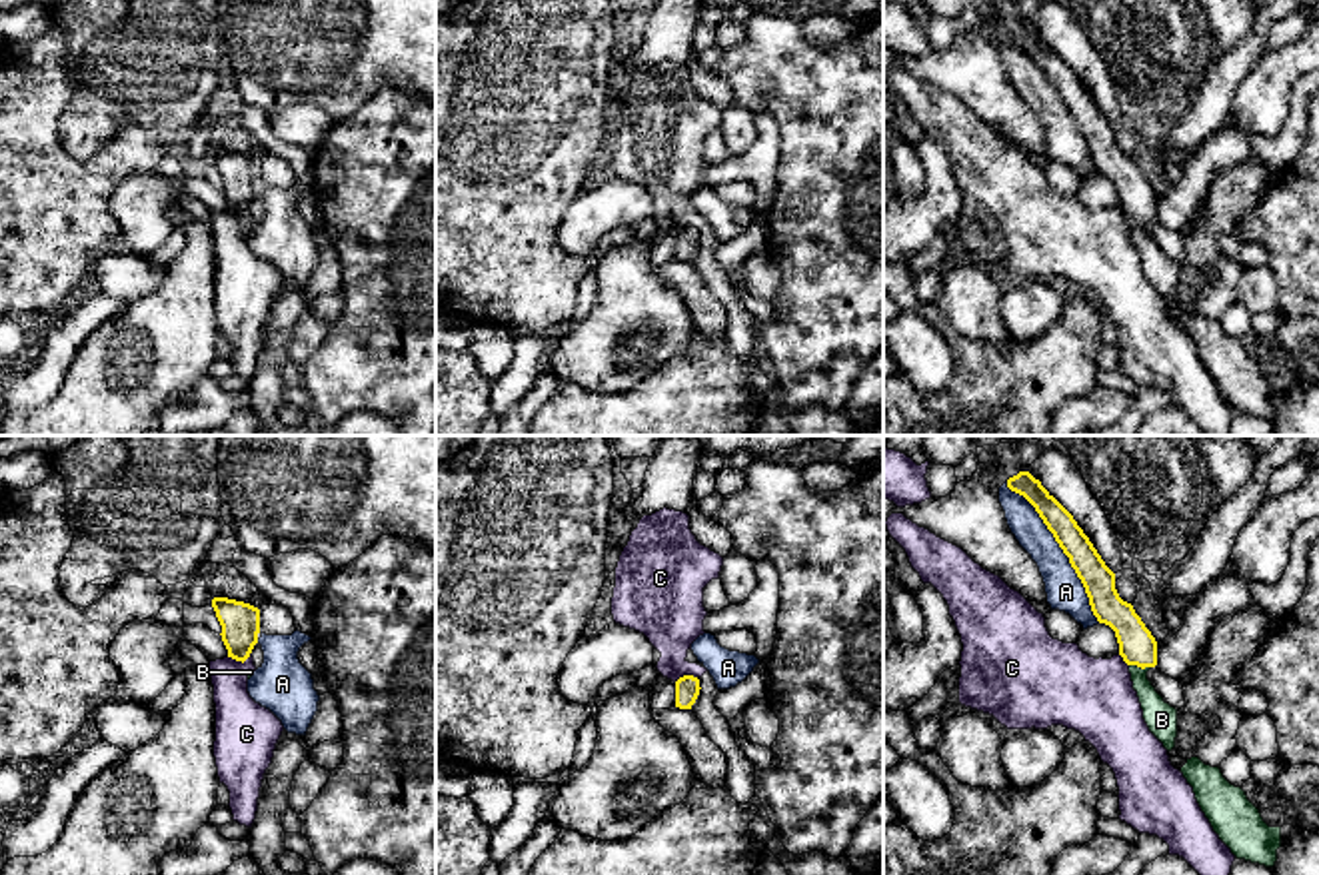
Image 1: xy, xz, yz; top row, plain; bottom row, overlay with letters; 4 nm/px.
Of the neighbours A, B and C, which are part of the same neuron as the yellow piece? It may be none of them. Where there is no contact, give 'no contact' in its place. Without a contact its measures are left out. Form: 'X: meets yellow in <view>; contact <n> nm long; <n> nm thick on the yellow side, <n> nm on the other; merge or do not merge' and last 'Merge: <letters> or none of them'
A: meets yellow in yz; contact 700 nm long; 130 nm thick on the yellow side, 150 nm on the other; do not merge
B: meets yellow in yz; contact 90 nm long; 150 nm thick on the yellow side, 130 nm on the other; merge
C: meets yellow in xy; contact 100 nm long; 160 nm thick on the yellow side, 200 nm on the other; do not merge
Merge: B

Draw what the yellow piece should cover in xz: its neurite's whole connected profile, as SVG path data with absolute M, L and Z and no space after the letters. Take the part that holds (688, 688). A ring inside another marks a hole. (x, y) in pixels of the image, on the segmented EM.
M683 675L675 681L675 707L691 709L699 695L699 679L693 675Z

